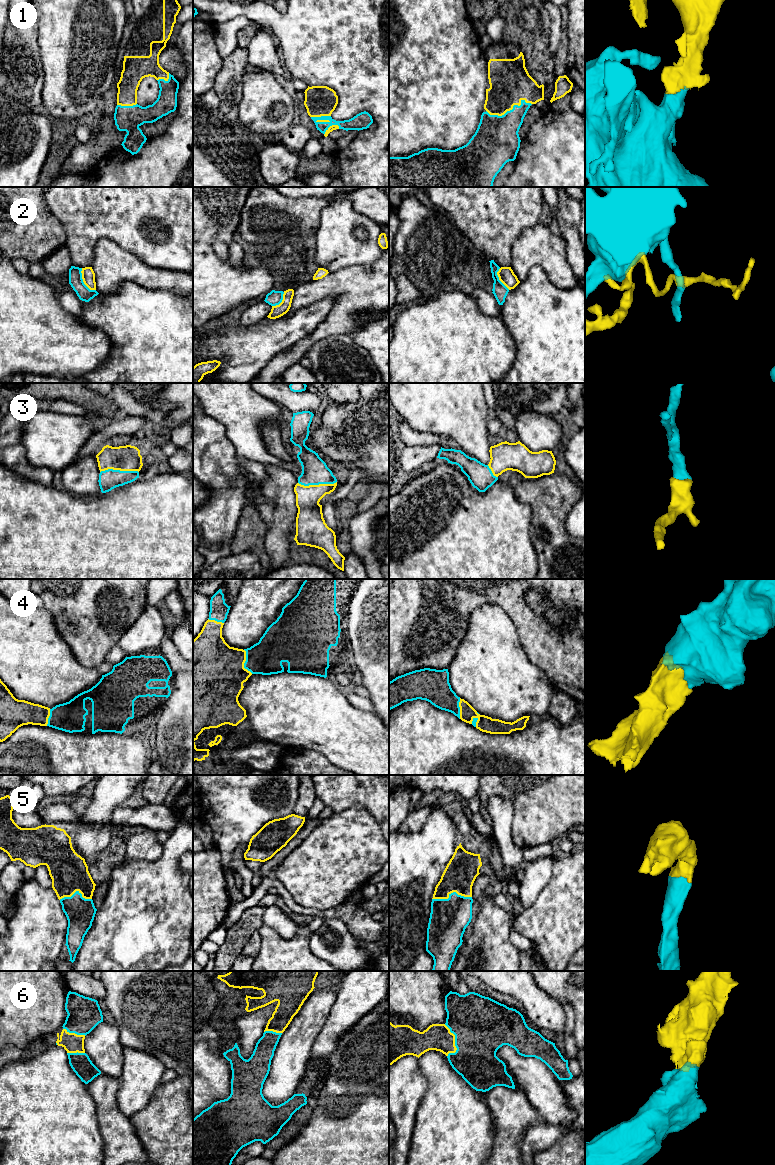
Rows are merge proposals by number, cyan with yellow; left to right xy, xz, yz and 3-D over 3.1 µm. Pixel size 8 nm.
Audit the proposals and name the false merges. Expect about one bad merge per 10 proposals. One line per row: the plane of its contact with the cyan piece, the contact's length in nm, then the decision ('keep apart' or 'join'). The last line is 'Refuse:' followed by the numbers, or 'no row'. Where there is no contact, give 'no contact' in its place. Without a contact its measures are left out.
1: contact in yz; length 380 nm; join
2: contact in xy; length 220 nm; keep apart
3: contact in xy; length 320 nm; join
4: contact in xz; length 220 nm; join
5: contact in yz; length 320 nm; join
6: contact in yz; length 260 nm; join
Refuse: 2

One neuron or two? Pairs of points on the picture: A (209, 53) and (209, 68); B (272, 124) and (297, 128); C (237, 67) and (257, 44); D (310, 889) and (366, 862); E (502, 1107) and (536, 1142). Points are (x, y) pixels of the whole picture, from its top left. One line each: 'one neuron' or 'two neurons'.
A: one neuron
B: two neurons
C: two neurons
D: one neuron
E: two neurons

